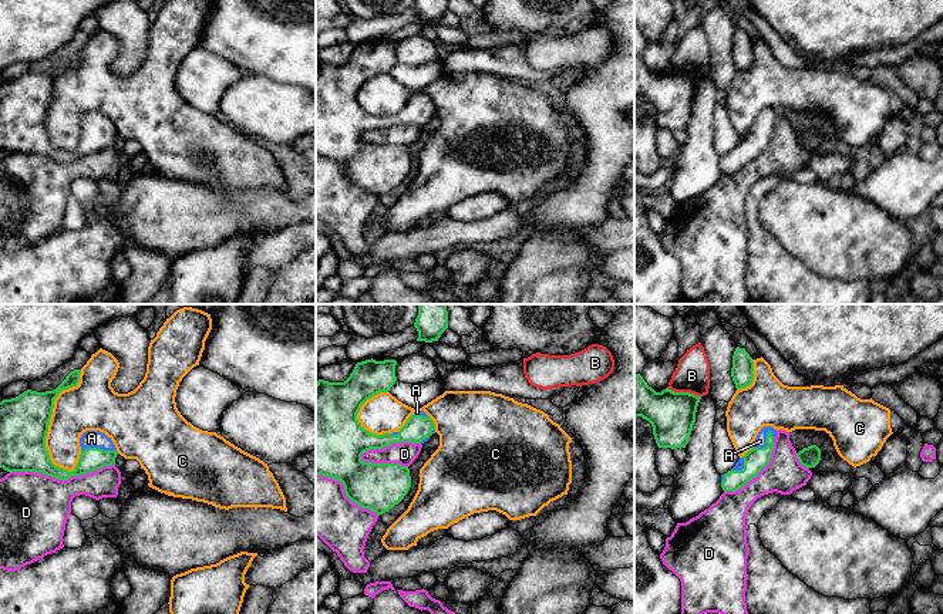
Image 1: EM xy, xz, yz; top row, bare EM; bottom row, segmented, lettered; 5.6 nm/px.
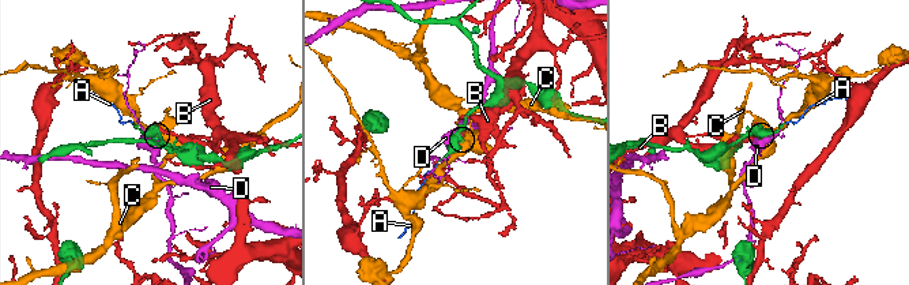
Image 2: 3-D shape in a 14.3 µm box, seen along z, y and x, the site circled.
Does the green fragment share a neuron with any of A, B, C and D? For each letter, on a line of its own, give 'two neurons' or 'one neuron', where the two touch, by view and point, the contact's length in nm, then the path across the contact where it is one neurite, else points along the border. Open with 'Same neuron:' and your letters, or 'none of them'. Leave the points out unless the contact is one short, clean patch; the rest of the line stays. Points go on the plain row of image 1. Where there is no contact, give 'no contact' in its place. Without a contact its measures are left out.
Same neuron: A
A: one neuron; contact yz (767, 124); length 160 nm
B: two neurons; contact yz (684, 74); length 200 nm
C: two neurons; contact xy (50, 101); length 600 nm
D: two neurons; contact xz (387, 127); length 340 nm

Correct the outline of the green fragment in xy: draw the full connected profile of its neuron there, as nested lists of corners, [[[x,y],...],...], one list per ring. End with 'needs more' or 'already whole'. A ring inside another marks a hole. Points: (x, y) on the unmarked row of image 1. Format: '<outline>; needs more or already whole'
[[[81,51],[71,53],[53,72],[27,71],[0,84],[0,149],[7,154],[36,154],[58,162],[81,158],[115,146],[118,136],[111,119],[87,112],[80,119],[81,136],[73,154],[55,148],[46,129],[54,81],[64,71],[77,68]]]; needs more

